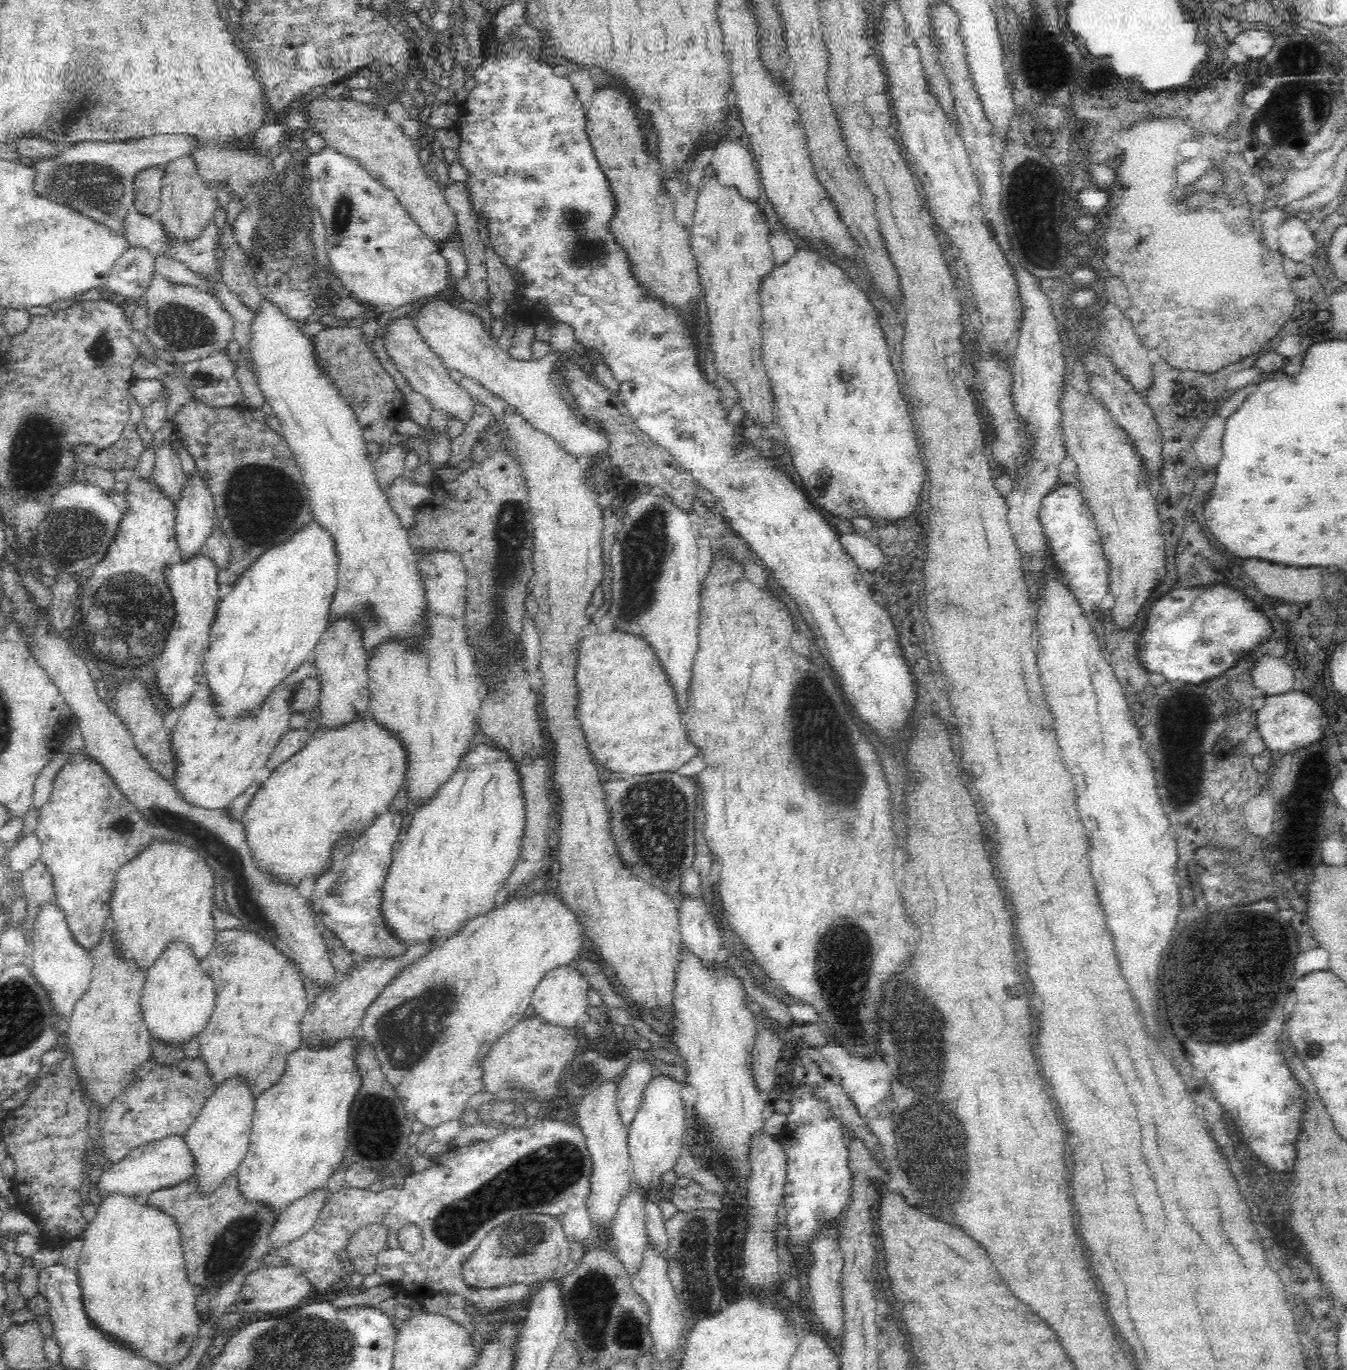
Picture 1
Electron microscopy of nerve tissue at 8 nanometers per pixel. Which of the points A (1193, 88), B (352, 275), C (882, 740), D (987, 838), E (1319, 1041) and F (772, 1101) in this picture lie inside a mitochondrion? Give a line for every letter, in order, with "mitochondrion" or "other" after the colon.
A: other
B: other
C: other
D: other
E: mitochondrion
F: other

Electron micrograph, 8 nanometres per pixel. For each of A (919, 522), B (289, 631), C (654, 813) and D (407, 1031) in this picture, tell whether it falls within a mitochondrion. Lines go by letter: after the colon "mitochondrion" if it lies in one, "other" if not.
A: other
B: other
C: mitochondrion
D: mitochondrion

